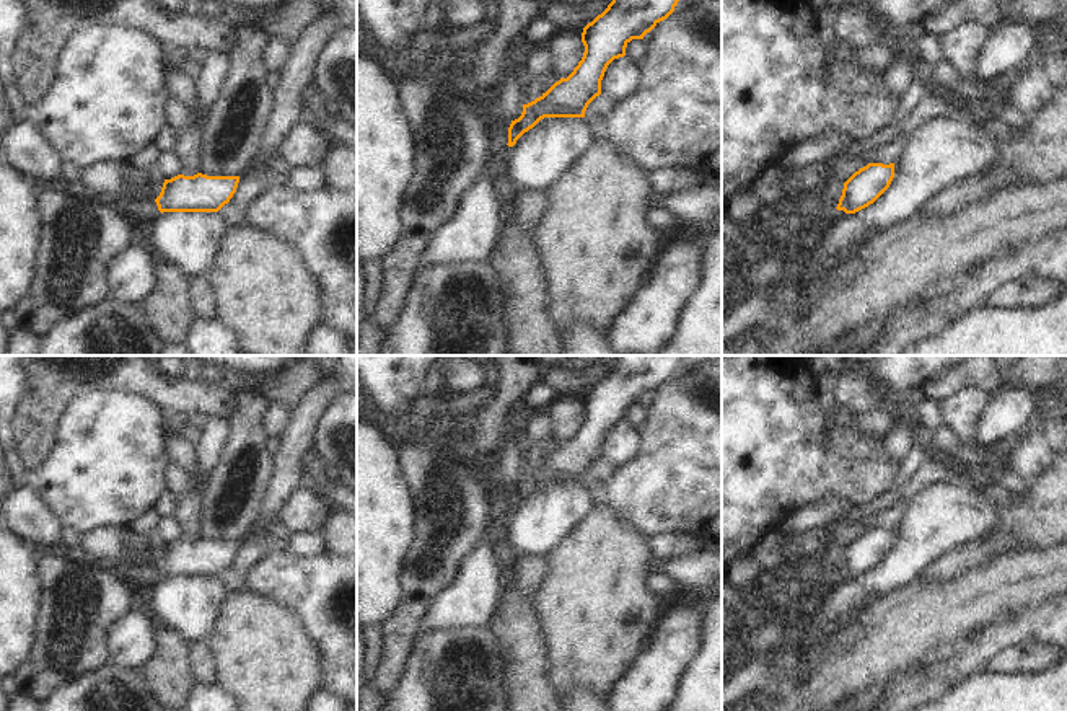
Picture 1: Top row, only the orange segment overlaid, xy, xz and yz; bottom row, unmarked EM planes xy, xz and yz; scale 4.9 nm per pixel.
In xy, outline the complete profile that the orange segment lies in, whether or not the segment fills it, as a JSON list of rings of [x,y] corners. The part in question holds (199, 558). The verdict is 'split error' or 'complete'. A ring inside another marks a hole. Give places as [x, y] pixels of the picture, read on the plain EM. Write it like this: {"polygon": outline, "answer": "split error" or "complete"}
{"polygon": [[[178,540],[165,545],[155,564],[163,577],[218,577],[236,558],[239,541]]], "answer": "complete"}

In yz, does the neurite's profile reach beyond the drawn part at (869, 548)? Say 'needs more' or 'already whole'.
already whole

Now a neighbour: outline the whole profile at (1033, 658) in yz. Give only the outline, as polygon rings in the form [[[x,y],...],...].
[[[1026,643],[1000,651],[989,664],[989,672],[1007,675],[1038,675],[1051,669],[1062,656],[1065,656],[1065,652],[1060,647],[1041,643]]]

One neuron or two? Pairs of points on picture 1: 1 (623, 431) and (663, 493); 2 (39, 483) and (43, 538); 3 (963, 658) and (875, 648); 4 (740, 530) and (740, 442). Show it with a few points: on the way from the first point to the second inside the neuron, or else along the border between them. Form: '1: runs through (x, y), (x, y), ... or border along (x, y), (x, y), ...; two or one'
1: border along (641, 432), (639, 450), (627, 462), (614, 468); two
2: border along (17, 488), (31, 491), (62, 529); two
3: border along (924, 661), (914, 667); two
4: runs through (740, 509), (740, 480), (755, 463); one

